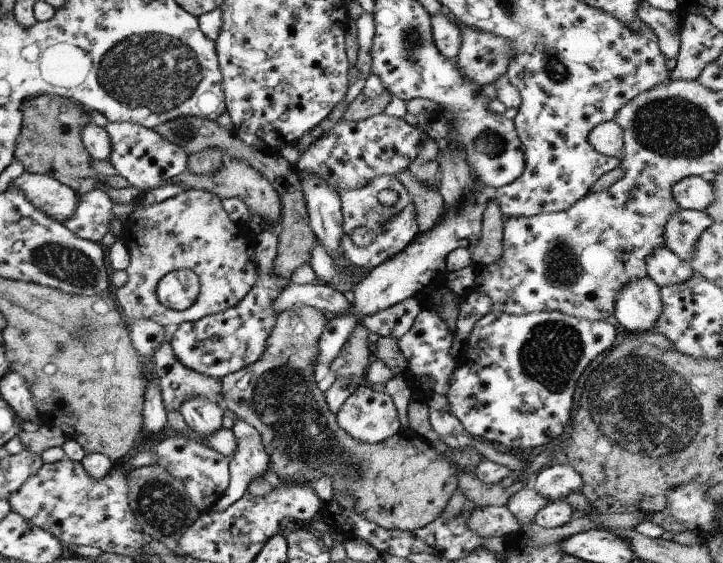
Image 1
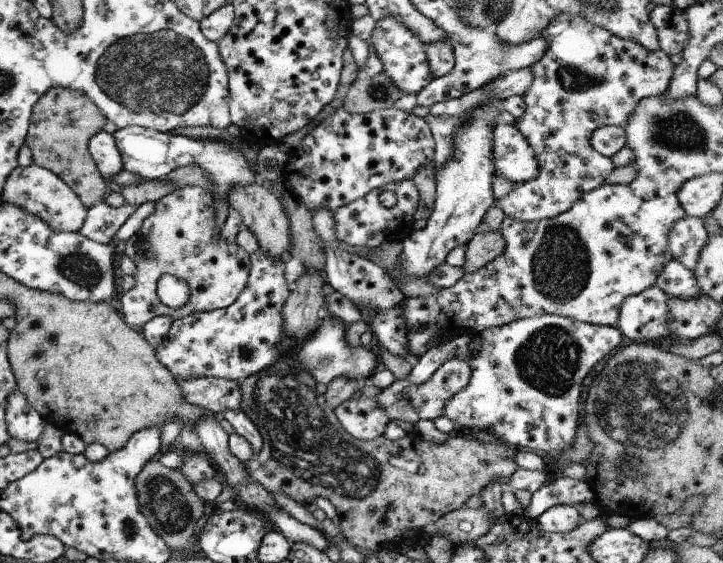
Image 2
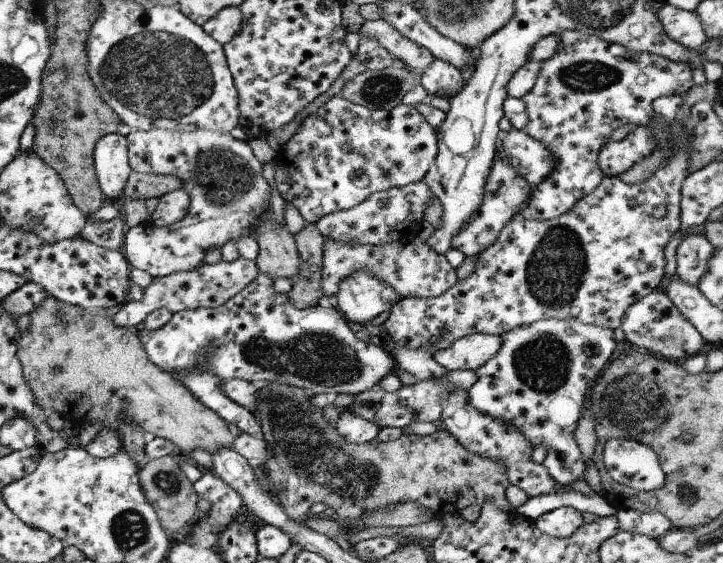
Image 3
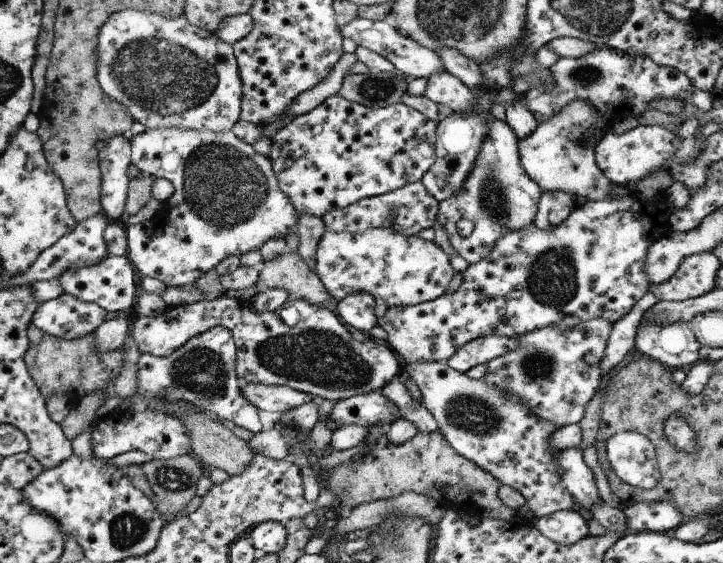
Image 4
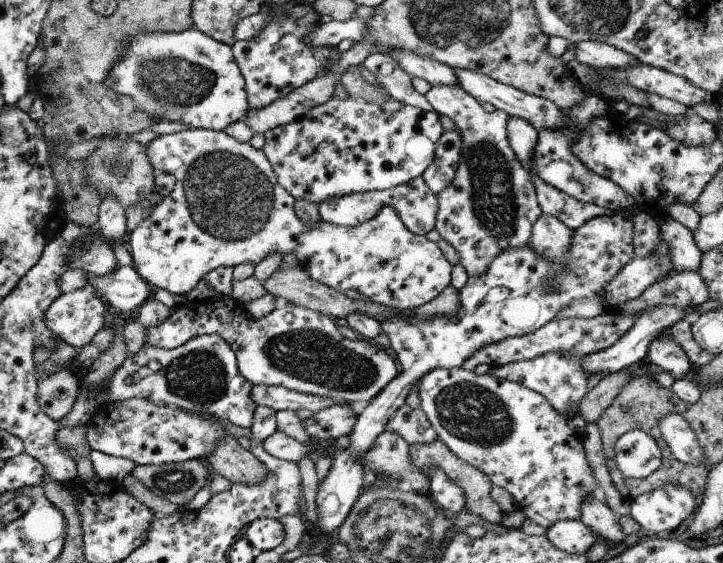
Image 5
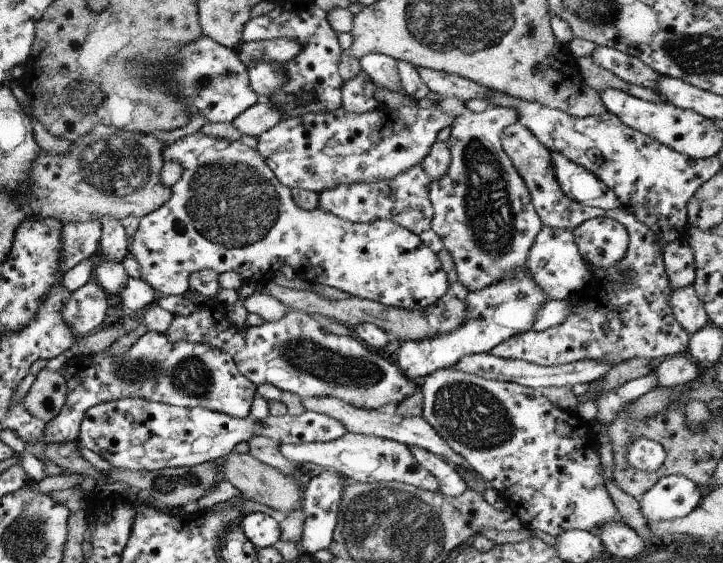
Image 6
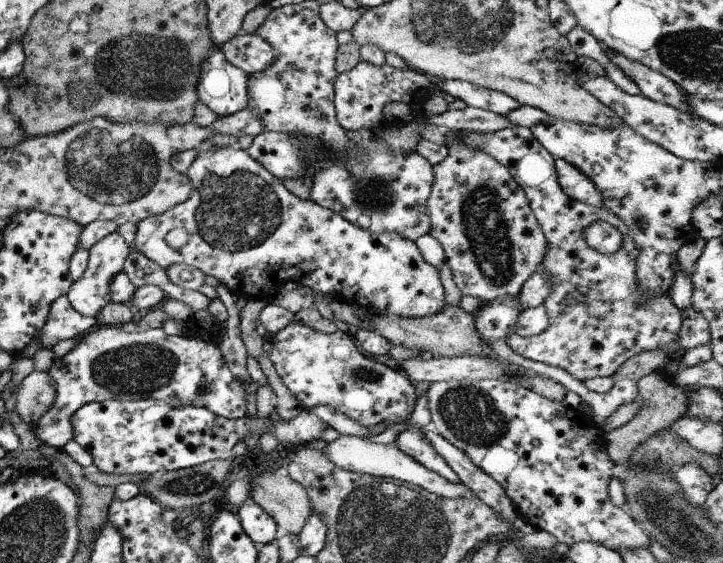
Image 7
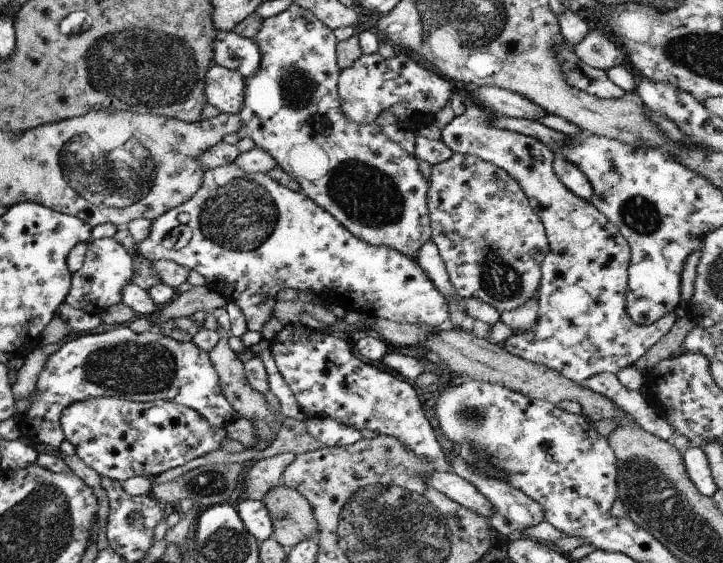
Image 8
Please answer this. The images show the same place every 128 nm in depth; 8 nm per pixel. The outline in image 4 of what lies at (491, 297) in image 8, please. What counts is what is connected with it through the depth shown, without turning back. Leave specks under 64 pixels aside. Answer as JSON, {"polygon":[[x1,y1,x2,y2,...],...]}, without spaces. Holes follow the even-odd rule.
{"polygon":[[447,71,435,73,427,80,424,95,436,105,447,106,453,113,477,111,476,96],[487,115,488,135,481,142,476,161,464,185,452,197,438,202,436,222,447,233,452,249,468,265,479,262,497,239,532,223,542,191,522,169,517,138,502,120]]}

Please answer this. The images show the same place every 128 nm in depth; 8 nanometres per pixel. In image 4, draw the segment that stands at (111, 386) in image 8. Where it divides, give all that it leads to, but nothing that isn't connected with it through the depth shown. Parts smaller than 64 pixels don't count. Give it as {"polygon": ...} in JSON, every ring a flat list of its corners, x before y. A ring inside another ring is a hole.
{"polygon":[[216,326,191,337,166,357,140,353,136,362,136,392,168,397,189,403,197,409,229,420,253,434,261,431,256,408,242,395,235,372,235,346,230,330]]}

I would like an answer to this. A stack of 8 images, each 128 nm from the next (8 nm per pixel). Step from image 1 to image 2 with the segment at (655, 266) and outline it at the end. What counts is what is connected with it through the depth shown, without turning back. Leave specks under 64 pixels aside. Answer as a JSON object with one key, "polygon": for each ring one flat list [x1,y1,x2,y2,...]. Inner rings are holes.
{"polygon":[[673,259,663,266,657,275,655,286,674,299,694,299,700,294,693,273]]}

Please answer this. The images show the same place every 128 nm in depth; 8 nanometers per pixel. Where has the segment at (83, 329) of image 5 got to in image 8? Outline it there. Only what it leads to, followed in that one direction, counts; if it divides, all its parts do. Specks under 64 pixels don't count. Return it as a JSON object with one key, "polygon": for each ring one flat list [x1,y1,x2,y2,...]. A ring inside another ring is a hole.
{"polygon":[[101,238,87,242,83,264,77,272,70,274,70,288,64,302,71,308,89,315,99,315,109,306,121,302,123,286,131,283,133,276,132,257,115,238]]}

